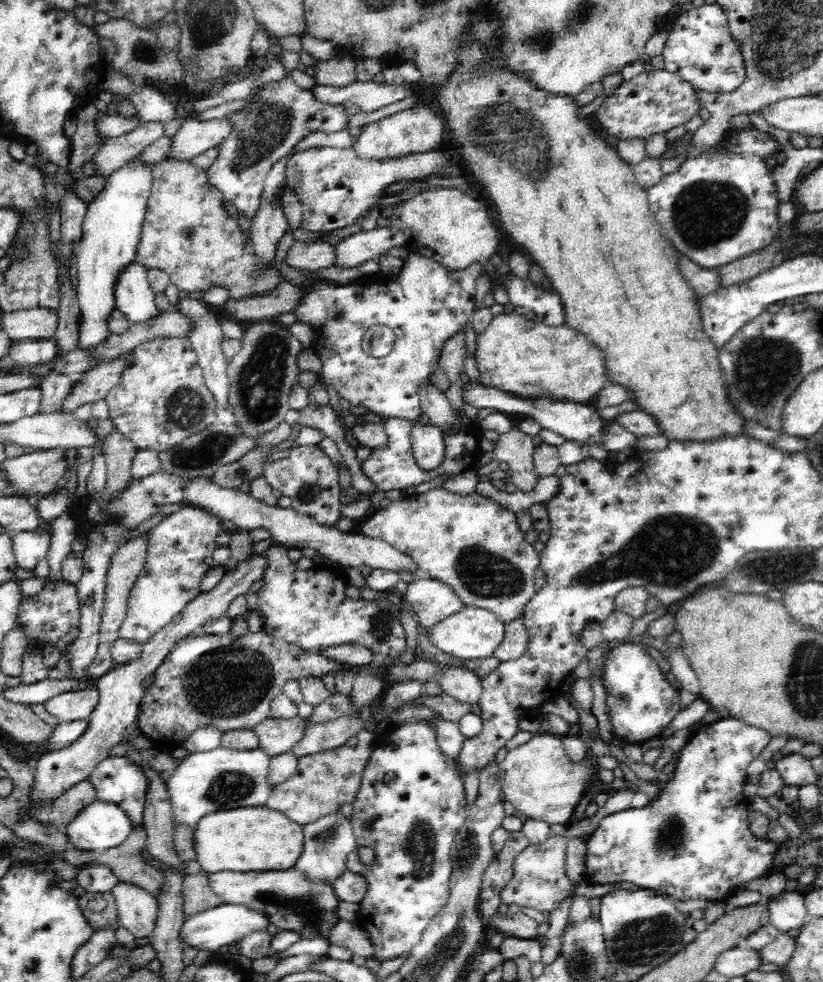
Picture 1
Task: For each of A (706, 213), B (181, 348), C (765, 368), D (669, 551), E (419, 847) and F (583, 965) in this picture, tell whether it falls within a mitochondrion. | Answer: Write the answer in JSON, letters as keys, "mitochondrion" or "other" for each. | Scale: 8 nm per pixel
{"A":"mitochondrion","B":"other","C":"mitochondrion","D":"mitochondrion","E":"mitochondrion","F":"mitochondrion"}

